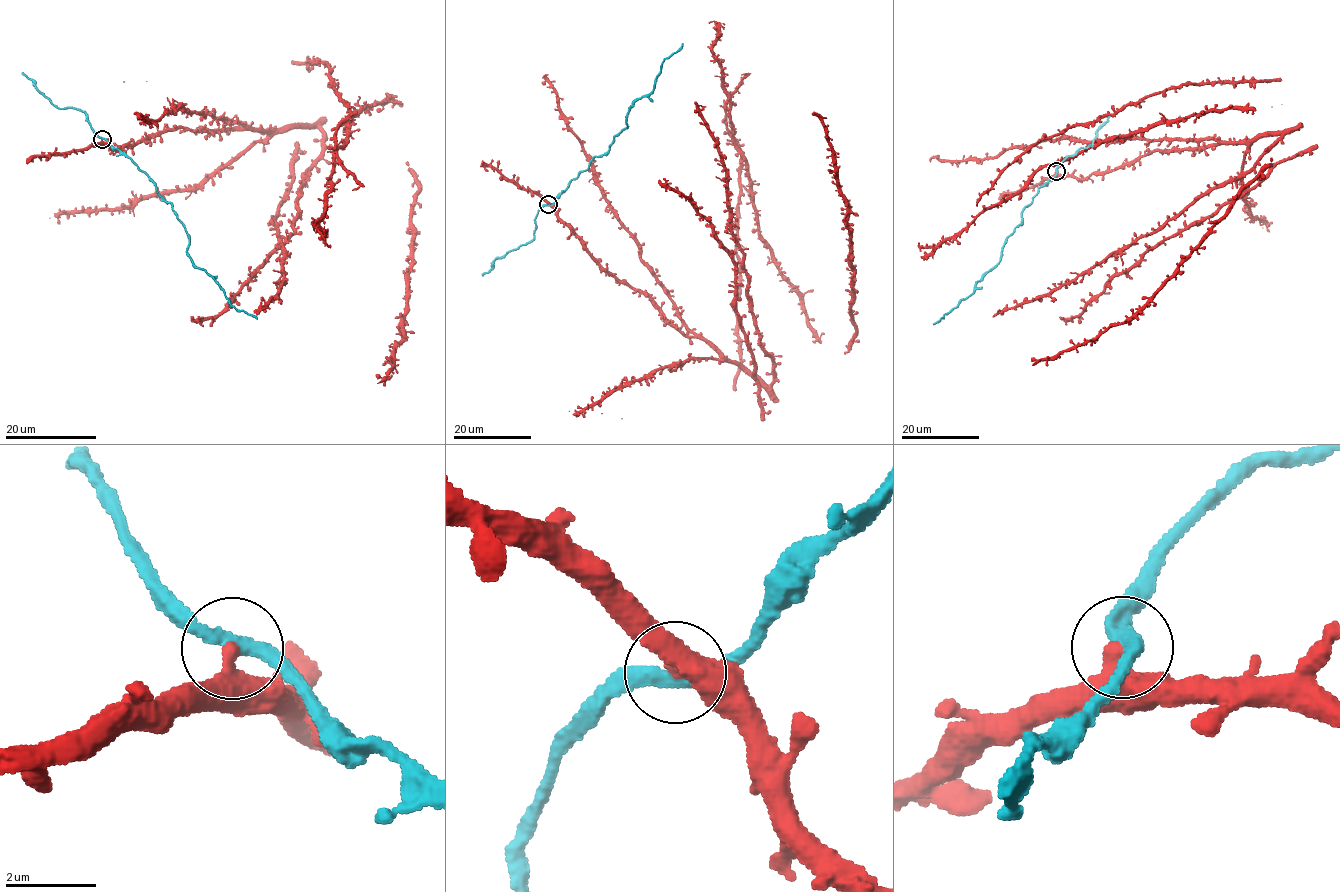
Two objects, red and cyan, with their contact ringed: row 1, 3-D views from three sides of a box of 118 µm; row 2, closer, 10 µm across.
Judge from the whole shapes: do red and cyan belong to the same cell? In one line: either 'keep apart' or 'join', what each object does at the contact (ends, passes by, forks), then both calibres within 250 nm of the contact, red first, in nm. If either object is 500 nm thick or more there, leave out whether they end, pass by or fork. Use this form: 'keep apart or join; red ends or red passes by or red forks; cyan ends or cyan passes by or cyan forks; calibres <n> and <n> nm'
keep apart; red ends; cyan passes by; calibres 400 and 320 nm

